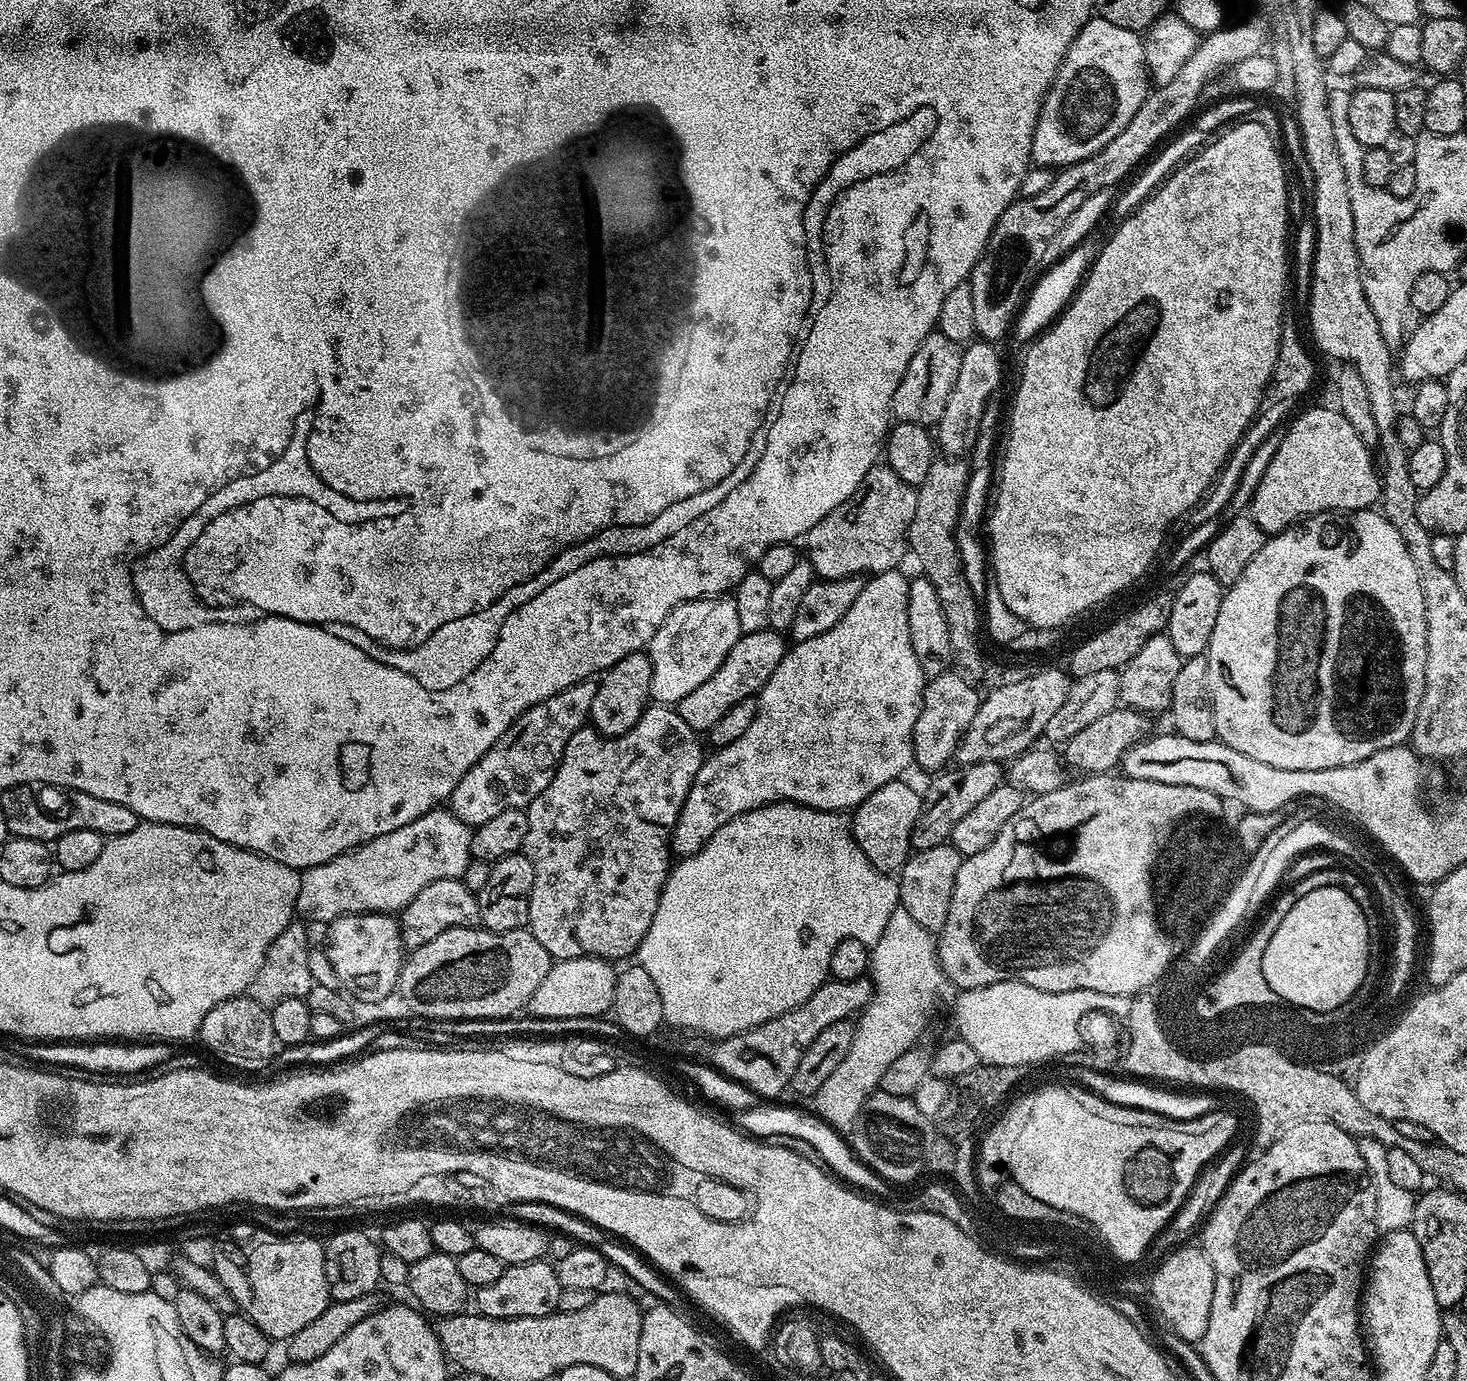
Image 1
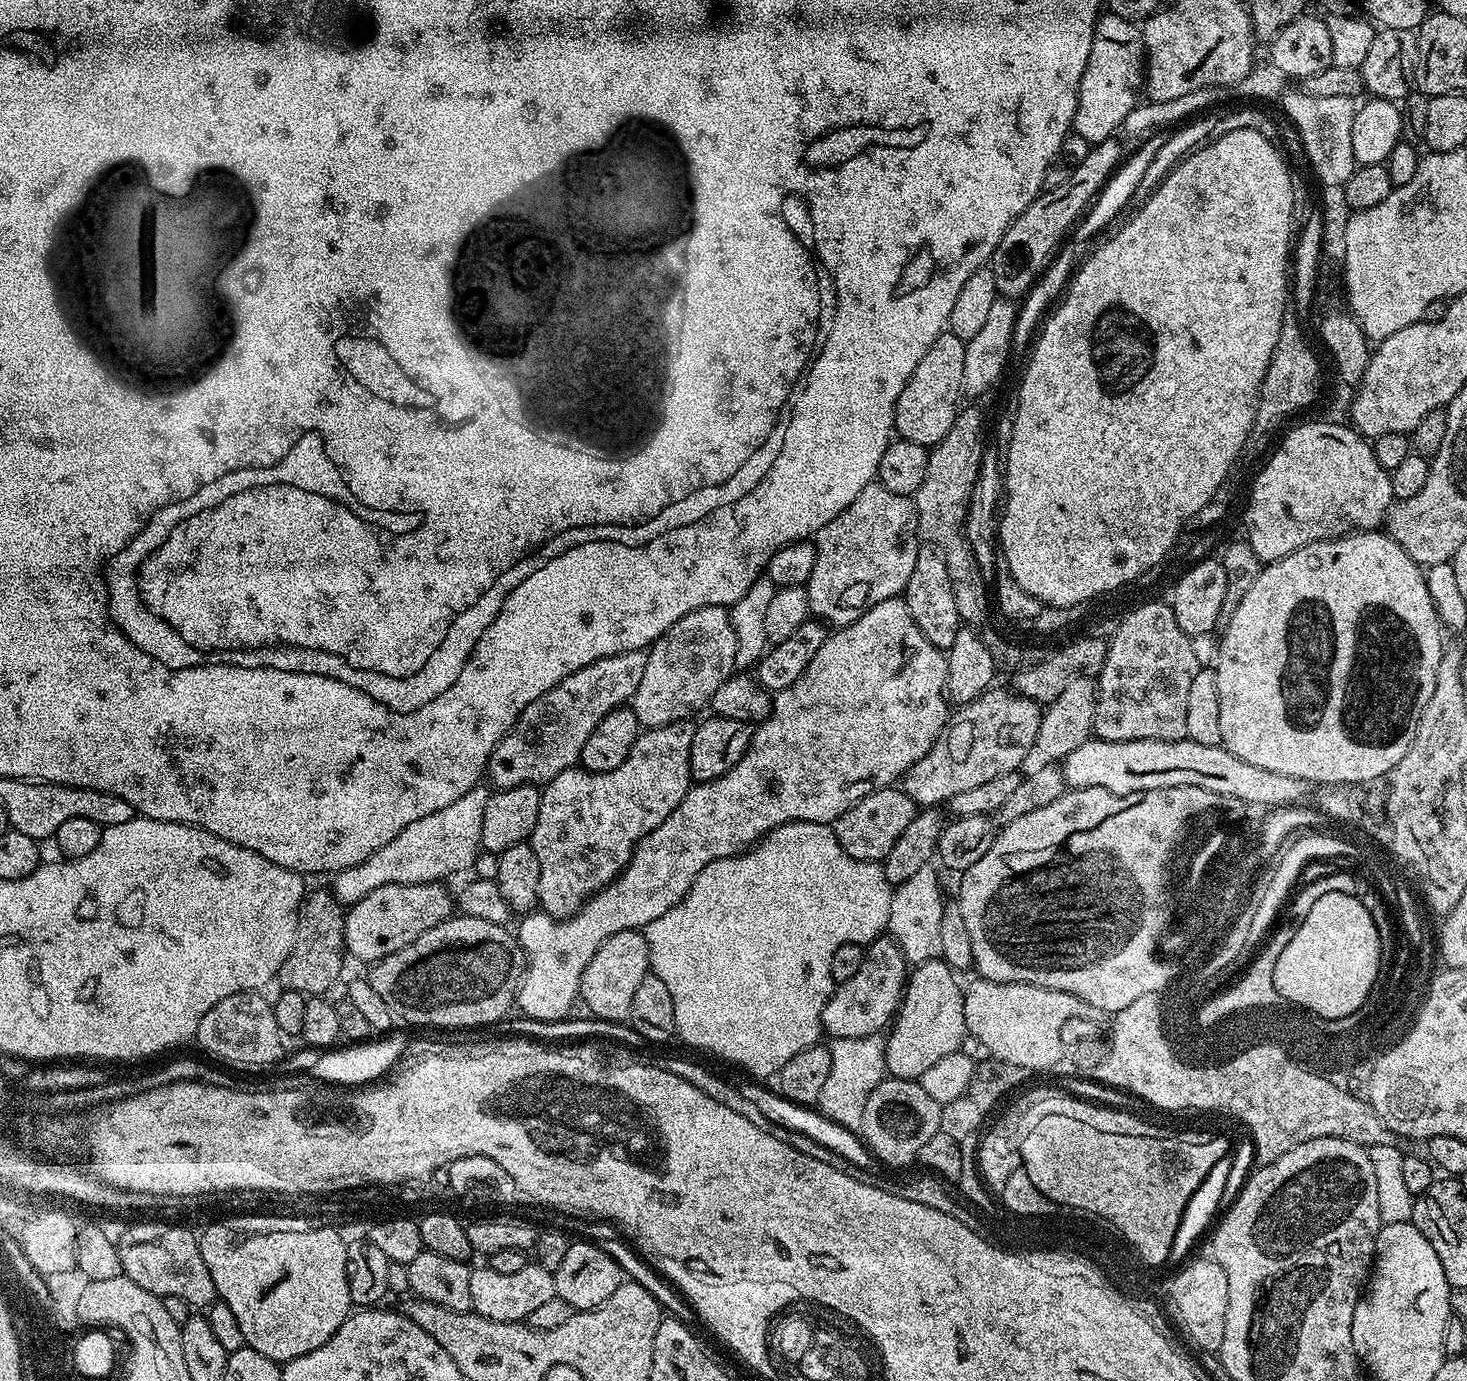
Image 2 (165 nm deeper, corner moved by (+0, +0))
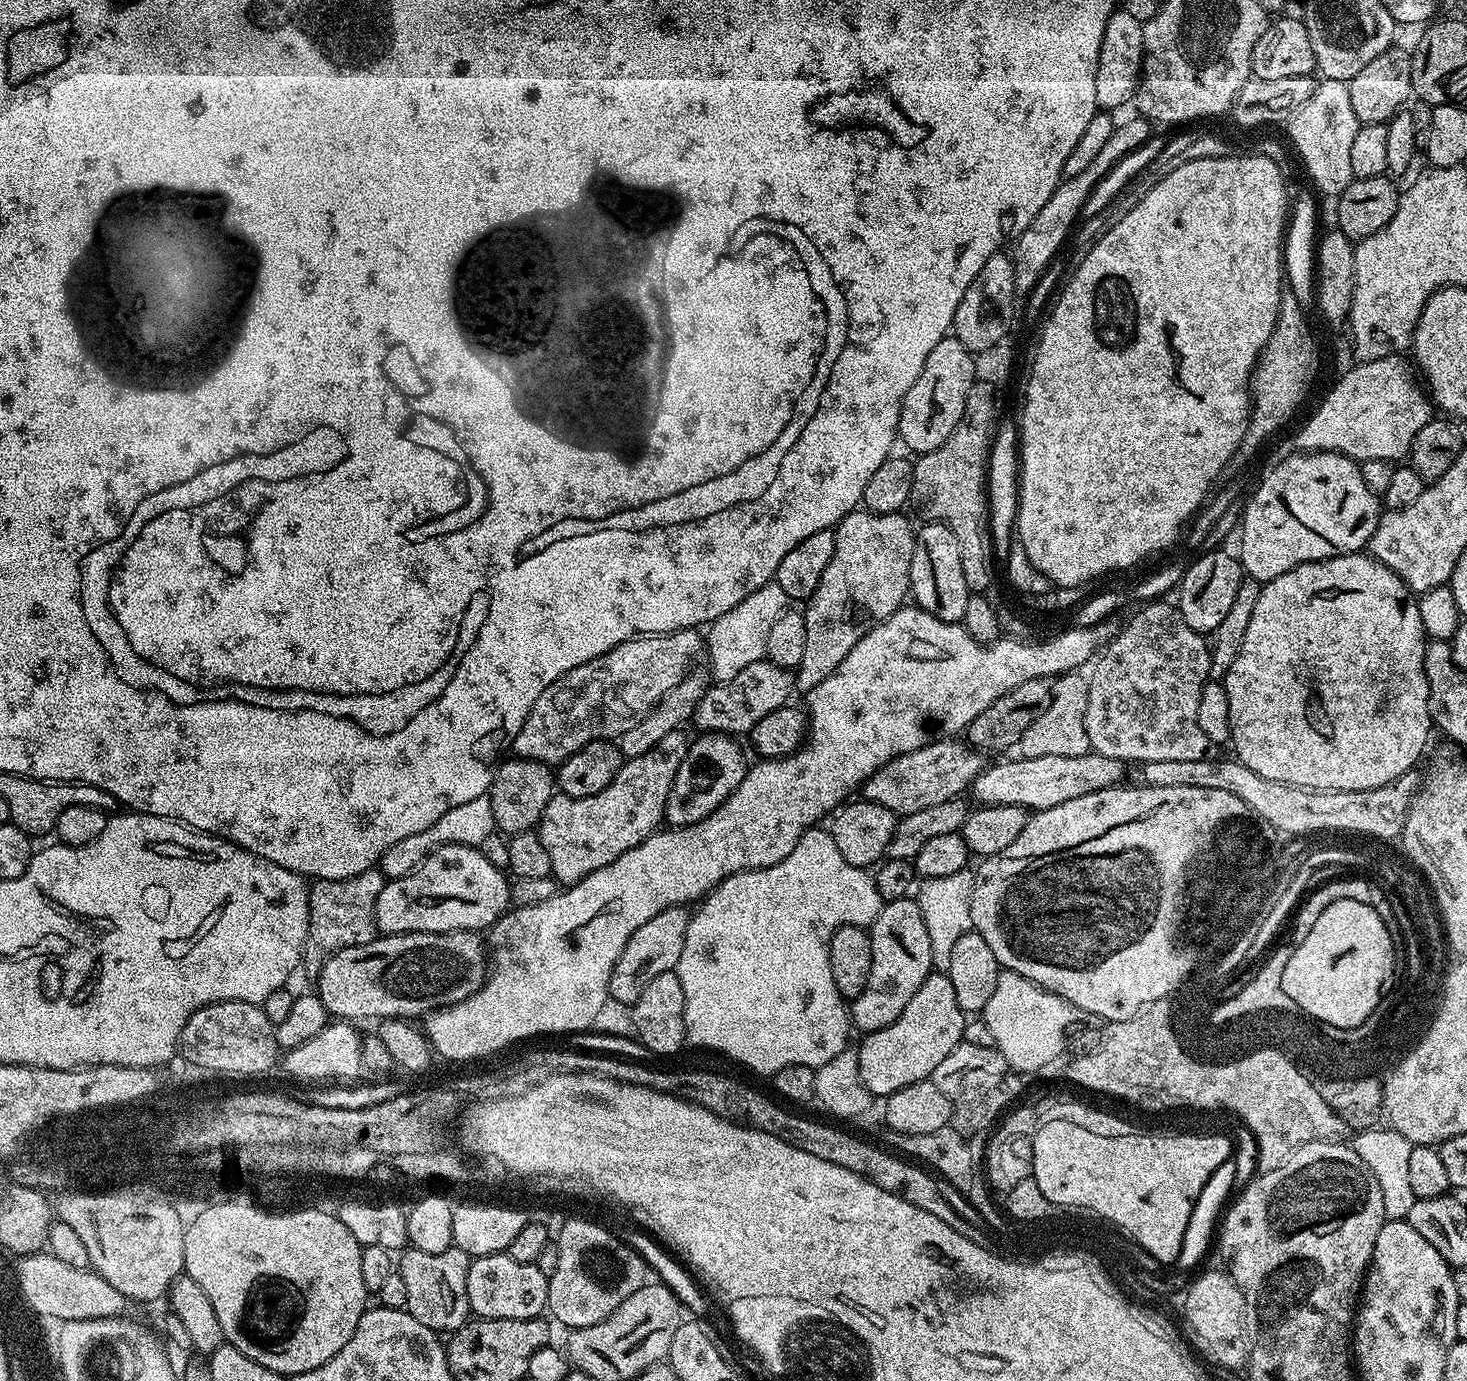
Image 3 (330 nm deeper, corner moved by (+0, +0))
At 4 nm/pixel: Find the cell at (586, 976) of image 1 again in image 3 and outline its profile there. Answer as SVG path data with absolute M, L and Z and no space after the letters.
M677 906L662 910L662 914L650 918L650 922L646 922L646 926L638 926L638 930L634 930L634 934L630 934L630 938L610 974L609 997L617 999L618 1002L633 1005L642 994L642 990L646 990L646 986L650 986L650 982L654 982L654 978L658 978L658 974L673 971L678 958L682 958L682 946L686 942L689 919L689 909Z

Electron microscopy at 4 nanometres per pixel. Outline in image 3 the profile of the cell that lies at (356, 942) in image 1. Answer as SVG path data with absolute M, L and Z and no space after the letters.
M442 844L431 852L410 874L388 880L376 903L376 926L384 934L406 932L475 932L492 925L509 911L512 890L510 880L501 869L490 866L479 847L470 844Z

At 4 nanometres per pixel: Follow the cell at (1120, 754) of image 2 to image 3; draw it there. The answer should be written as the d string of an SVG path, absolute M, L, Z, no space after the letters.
M1089 751L1078 758L1015 758L1005 764L996 764L985 767L984 771L972 781L970 796L976 799L977 805L1005 804L1006 806L1022 806L1029 810L1043 810L1062 806L1062 802L1070 802L1070 798L1082 798L1082 794L1094 794L1103 788L1110 788L1121 783L1124 776L1125 761L1099 756Z

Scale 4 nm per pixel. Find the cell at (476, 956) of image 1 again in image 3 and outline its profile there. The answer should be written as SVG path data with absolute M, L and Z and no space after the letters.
M406 932L403 934L380 934L375 940L362 946L350 946L335 952L321 966L315 991L329 1017L343 1018L348 1022L377 1018L416 1018L468 1000L481 988L489 971L486 944L475 932Z

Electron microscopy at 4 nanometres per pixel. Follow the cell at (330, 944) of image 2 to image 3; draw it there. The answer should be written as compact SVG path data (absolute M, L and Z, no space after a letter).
M379 867L368 868L362 874L345 880L317 880L308 890L308 933L304 943L303 967L319 973L328 957L350 946L362 946L375 940L376 903L382 894L386 877Z

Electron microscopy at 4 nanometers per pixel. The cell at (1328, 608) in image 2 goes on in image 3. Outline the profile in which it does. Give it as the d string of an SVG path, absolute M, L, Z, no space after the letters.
M1363 551L1345 552L1343 556L1331 556L1328 560L1315 560L1299 564L1286 574L1267 581L1258 594L1254 614L1250 614L1250 626L1246 626L1246 638L1242 638L1242 650L1234 658L1234 666L1223 678L1226 698L1230 698L1231 747L1236 747L1235 759L1241 760L1254 774L1270 778L1274 782L1286 782L1299 788L1315 788L1318 792L1353 792L1374 790L1394 782L1404 772L1417 767L1416 759L1428 744L1428 731L1433 731L1432 715L1428 709L1430 686L1426 682L1424 650L1426 637L1422 618L1418 614L1416 600L1410 595L1407 584Z

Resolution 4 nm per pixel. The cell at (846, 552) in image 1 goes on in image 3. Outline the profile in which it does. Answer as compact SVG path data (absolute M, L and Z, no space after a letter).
M857 510L851 512L849 516L844 517L839 524L836 525L834 531L834 558L830 558L830 566L826 566L826 571L822 574L822 582L818 582L818 590L814 590L814 594L806 602L803 609L804 621L806 622L806 651L802 654L802 662L800 667L795 669L796 688L801 693L808 693L811 688L818 686L818 682L822 682L826 678L830 678L830 674L834 674L838 670L838 666L842 662L842 658L846 658L846 654L850 654L850 650L854 650L854 646L858 646L858 642L865 636L874 624L880 623L890 614L894 614L905 603L906 597L909 595L910 589L908 579L910 578L910 558L914 558L914 524L904 517L903 511L898 512L869 512L867 510Z

